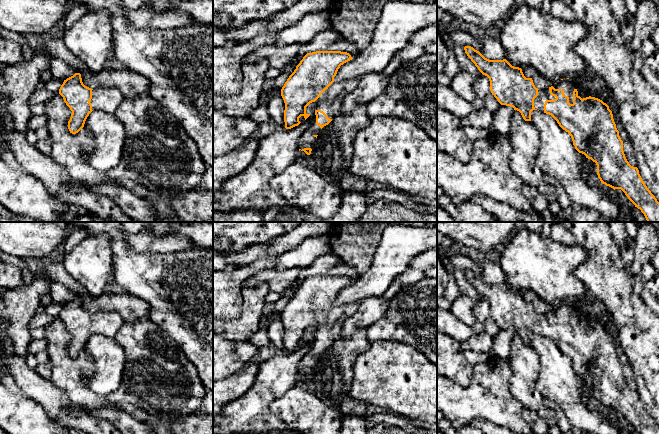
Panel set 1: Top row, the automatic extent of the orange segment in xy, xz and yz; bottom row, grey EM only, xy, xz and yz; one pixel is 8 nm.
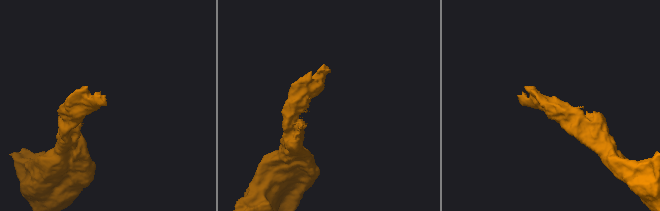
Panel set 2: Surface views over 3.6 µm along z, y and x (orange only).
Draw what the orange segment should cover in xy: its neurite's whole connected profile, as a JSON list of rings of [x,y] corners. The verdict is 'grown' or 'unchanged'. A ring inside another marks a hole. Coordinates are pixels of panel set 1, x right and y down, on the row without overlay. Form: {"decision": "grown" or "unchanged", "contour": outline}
{"decision": "grown", "contour": [[[75,297],[64,304],[59,318],[72,335],[68,345],[70,357],[78,357],[85,348],[89,338],[94,334],[101,334],[114,338],[125,324],[124,318],[114,311],[97,311],[91,313],[82,306],[81,298]]]}

